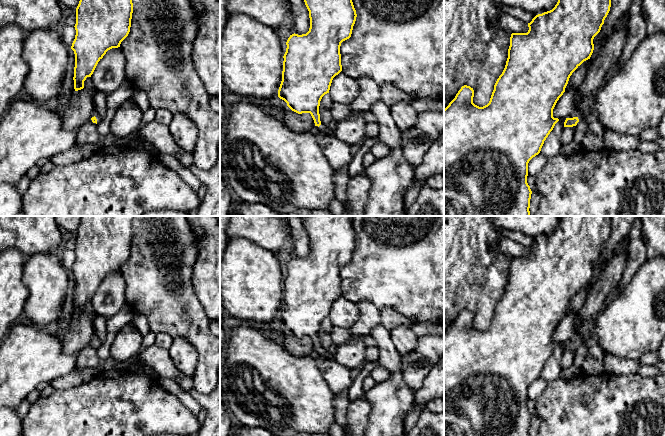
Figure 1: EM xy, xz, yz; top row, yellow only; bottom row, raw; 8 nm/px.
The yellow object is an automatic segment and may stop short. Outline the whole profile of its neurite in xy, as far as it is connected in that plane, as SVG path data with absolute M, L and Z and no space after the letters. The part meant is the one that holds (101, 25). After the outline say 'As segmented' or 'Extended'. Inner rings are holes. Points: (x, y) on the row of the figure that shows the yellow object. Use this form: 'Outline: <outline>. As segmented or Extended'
Outline: M80 0L76 8L76 35L71 49L75 54L74 89L84 88L84 81L91 77L98 62L106 52L120 47L128 36L133 13L132 0Z. As segmented

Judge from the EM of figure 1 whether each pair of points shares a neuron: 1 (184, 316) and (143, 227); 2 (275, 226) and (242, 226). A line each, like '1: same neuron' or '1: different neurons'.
1: same neuron
2: same neuron

